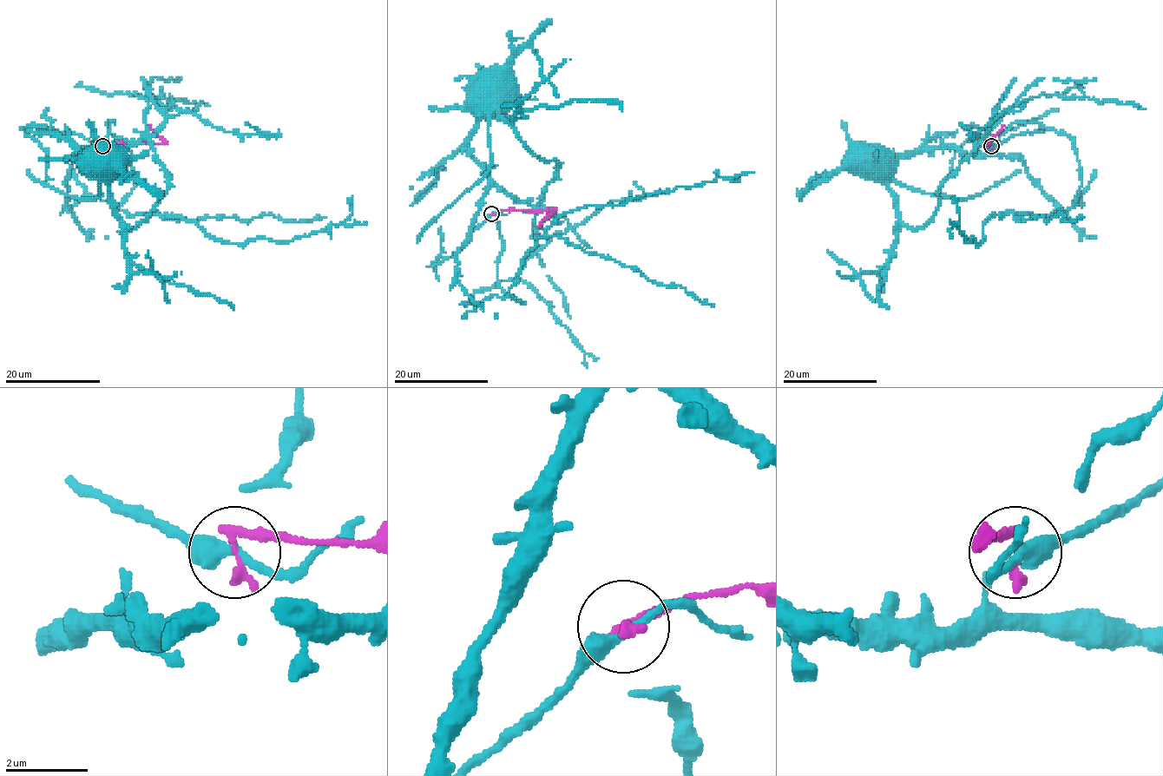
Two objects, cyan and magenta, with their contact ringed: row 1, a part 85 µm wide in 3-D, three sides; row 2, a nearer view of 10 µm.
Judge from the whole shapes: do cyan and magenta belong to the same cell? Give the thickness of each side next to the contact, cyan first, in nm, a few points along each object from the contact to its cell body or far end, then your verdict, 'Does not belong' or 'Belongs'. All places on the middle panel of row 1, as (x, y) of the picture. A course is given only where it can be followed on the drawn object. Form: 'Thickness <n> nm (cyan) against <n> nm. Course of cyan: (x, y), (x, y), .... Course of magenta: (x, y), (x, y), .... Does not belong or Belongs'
Thickness 320 nm (cyan) against 280 nm. Course of cyan: (492, 214), (479, 211), (489, 185), (489, 172), (472, 155), (467, 137), (483, 110), (483, 95), (503, 80). Course of magenta: (492, 214), (505, 209), (536, 212), (553, 208), (538, 226). Does not belong

